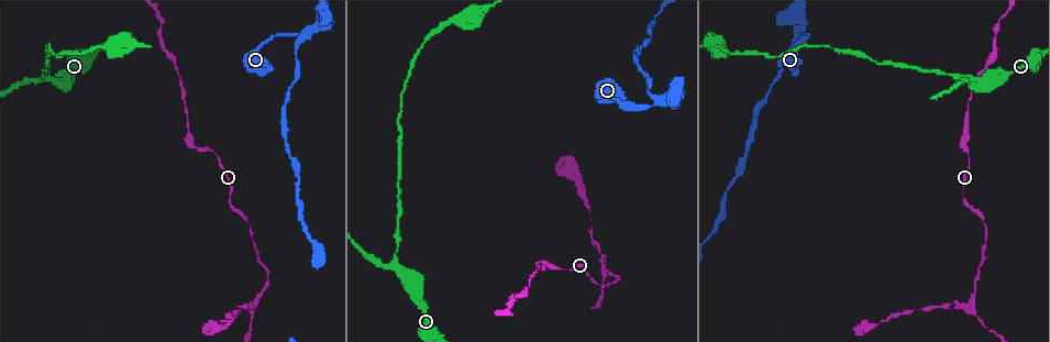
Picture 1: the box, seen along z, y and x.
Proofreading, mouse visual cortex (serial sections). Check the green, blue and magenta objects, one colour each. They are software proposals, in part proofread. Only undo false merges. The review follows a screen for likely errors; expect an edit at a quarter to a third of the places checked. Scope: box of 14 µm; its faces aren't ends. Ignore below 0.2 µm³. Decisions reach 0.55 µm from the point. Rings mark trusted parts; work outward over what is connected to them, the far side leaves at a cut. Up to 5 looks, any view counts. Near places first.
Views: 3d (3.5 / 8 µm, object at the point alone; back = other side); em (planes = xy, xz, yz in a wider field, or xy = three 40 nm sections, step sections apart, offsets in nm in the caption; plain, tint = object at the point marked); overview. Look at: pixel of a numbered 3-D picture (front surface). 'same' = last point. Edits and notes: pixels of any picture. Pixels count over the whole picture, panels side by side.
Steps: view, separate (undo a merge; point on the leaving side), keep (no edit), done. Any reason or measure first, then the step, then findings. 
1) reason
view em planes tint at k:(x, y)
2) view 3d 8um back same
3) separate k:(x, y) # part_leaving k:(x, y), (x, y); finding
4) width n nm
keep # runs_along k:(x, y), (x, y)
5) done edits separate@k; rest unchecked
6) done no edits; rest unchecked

arms part here
view 3d 3.5um at 1:(394, 268)

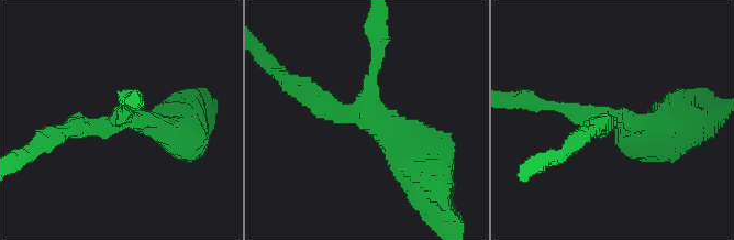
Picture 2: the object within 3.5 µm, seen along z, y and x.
view em xy step 2 tint at 2:(371, 113)

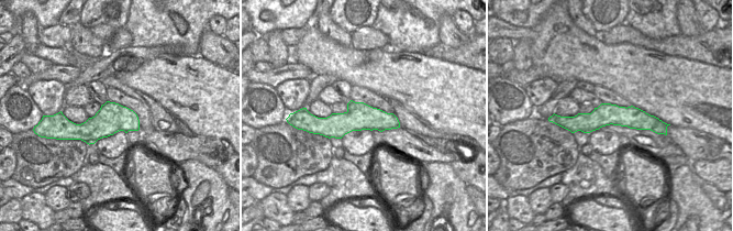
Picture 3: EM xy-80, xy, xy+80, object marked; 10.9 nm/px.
width 300 nm
keep # runs_along 3:(563, 120), (632, 117), (656, 125); all the same cell

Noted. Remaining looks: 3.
three arms meet
view 3d 3.5um at 1:(606, 273)

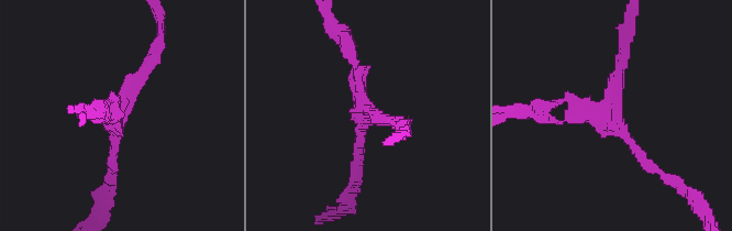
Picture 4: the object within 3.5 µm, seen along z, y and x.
need the tissue
view em xy step 2 tint at 4:(372, 115)

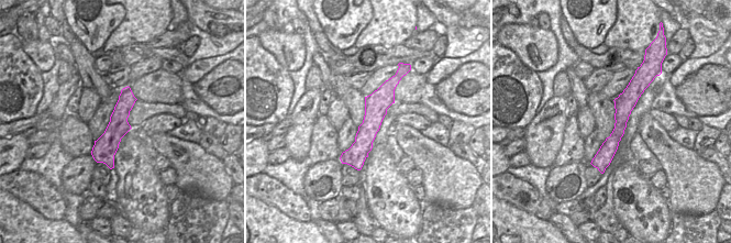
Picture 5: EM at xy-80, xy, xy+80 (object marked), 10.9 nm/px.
view em xy step 5 tint same

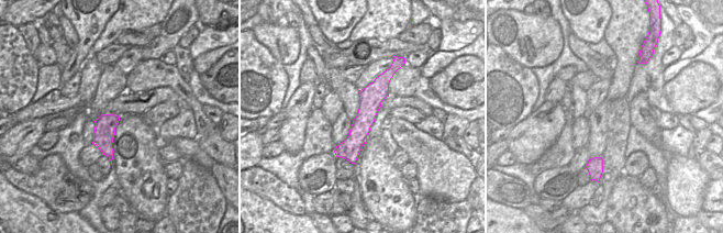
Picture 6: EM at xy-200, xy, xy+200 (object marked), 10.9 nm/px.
width 260 nm
keep # runs_along 4:(624, 37), (610, 101), (551, 105); one cell here

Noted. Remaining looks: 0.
done no edits; rest unchecked

